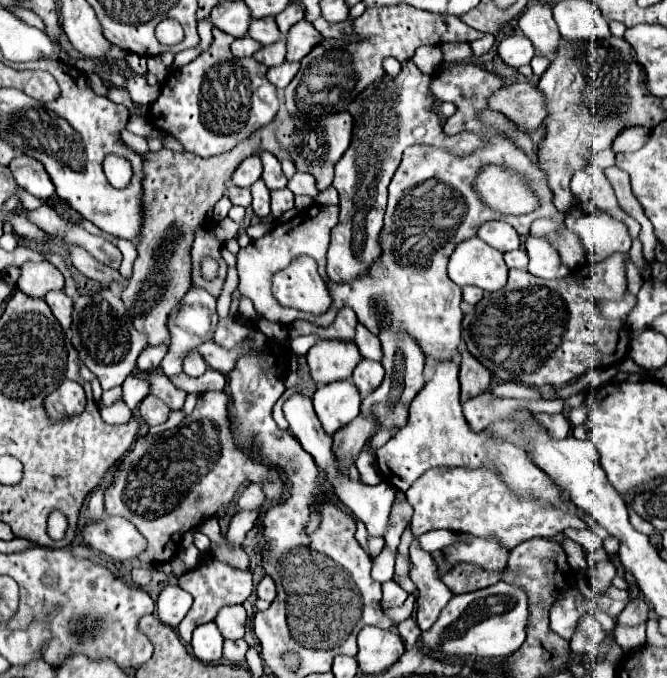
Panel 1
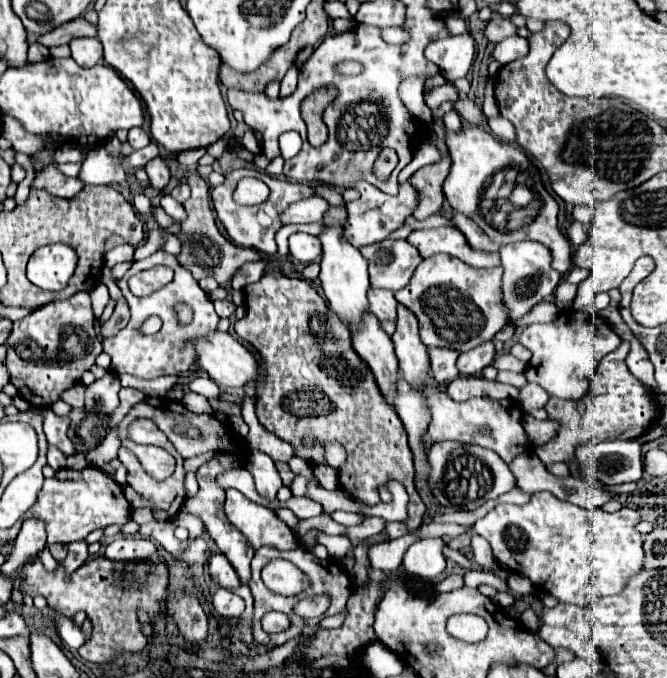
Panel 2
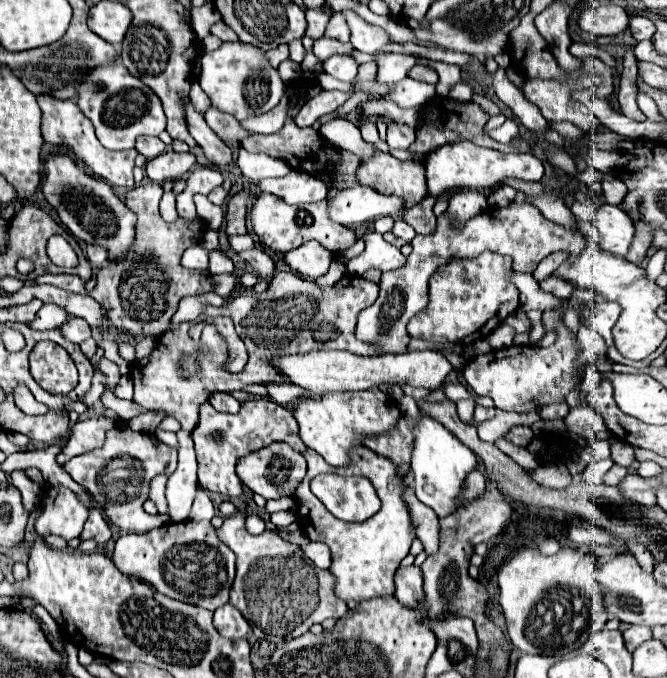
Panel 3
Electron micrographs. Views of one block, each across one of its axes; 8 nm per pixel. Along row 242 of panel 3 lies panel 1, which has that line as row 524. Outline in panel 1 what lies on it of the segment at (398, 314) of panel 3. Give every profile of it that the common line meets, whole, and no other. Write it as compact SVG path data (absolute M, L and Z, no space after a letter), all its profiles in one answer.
M432 468L408 488L408 502L414 508L410 520L414 536L440 528L452 532L470 532L474 536L494 534L512 550L536 536L554 538L564 528L586 528L586 522L576 516L576 506L572 502L568 508L548 508L534 500L520 500L520 496L504 488L504 482L494 472L482 468Z

